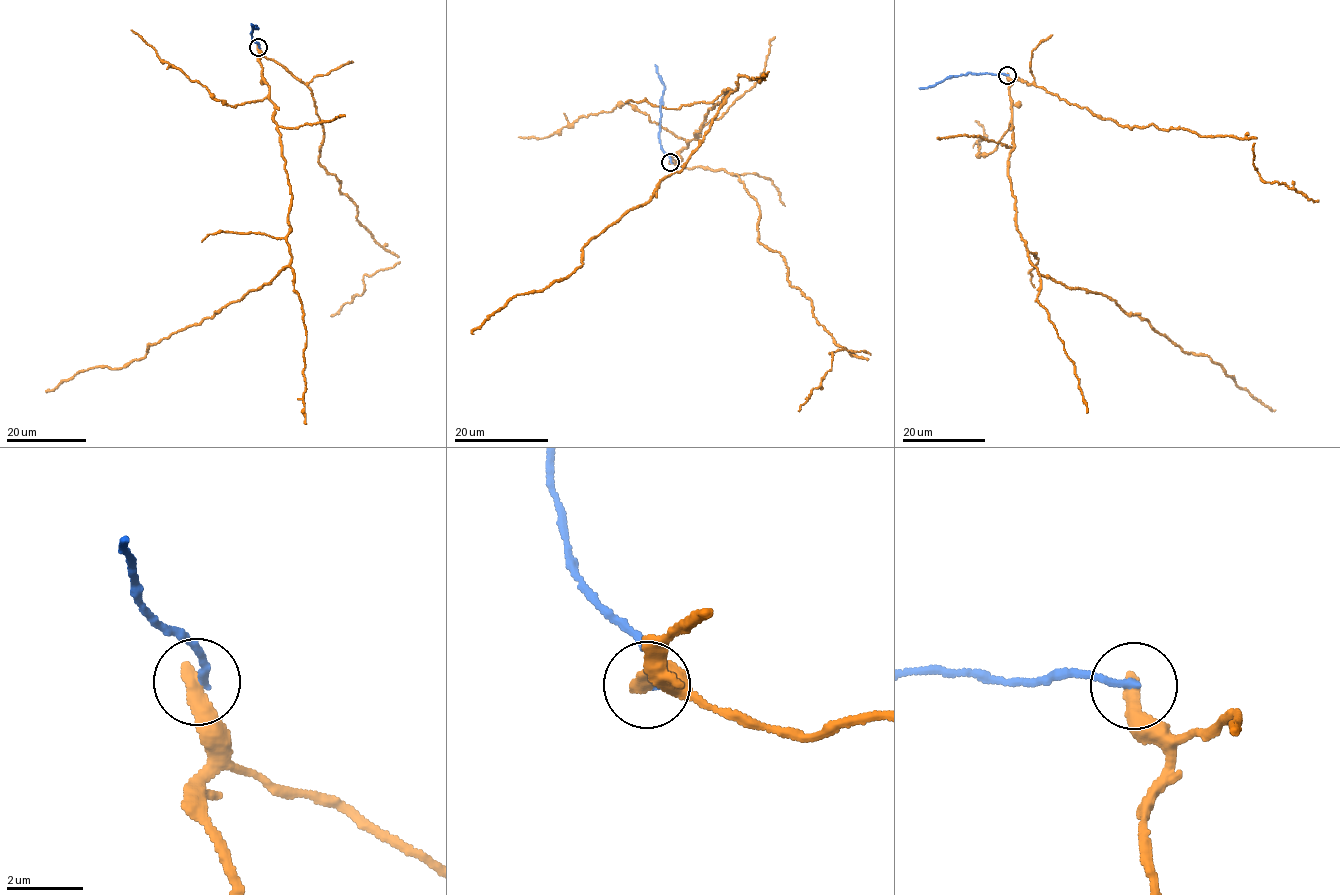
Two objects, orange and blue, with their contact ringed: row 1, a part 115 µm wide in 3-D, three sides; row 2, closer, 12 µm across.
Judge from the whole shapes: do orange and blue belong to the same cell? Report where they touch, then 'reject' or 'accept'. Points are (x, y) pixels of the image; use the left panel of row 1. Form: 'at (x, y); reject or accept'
at (258, 47); reject

